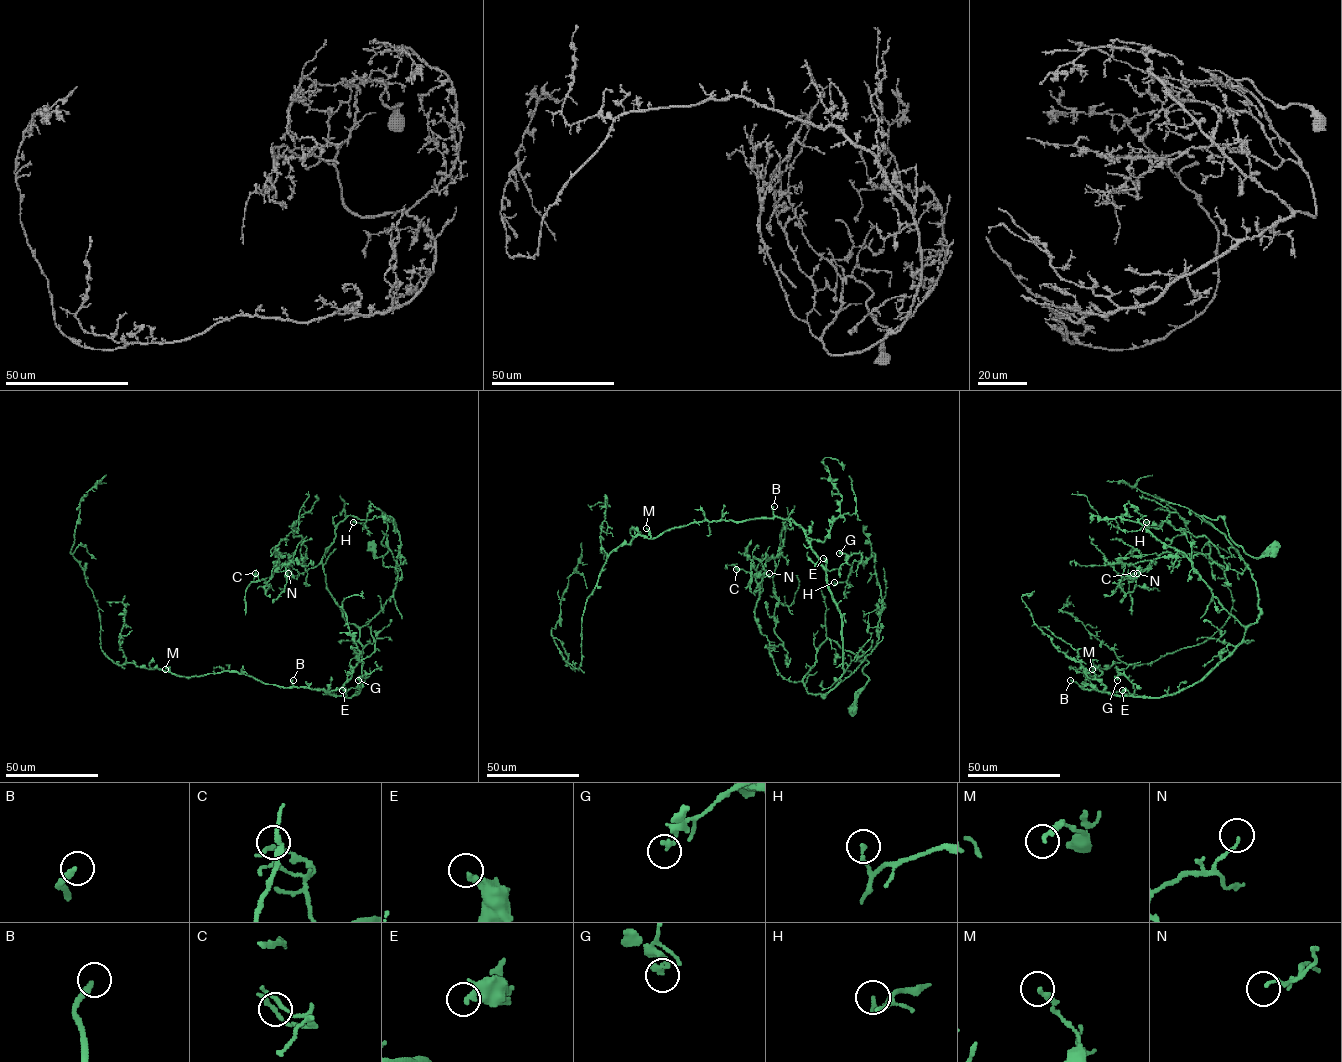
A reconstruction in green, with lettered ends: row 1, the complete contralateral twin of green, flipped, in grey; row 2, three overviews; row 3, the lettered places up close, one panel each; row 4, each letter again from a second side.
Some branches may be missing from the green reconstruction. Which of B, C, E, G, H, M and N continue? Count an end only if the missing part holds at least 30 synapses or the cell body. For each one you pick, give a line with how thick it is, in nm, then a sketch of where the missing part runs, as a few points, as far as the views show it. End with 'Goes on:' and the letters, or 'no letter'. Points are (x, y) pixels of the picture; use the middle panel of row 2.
B: 240 nm | (774, 506), (776, 496), (788, 495), (797, 500), (800, 510), (808, 507), (801, 515)
Goes on: B

